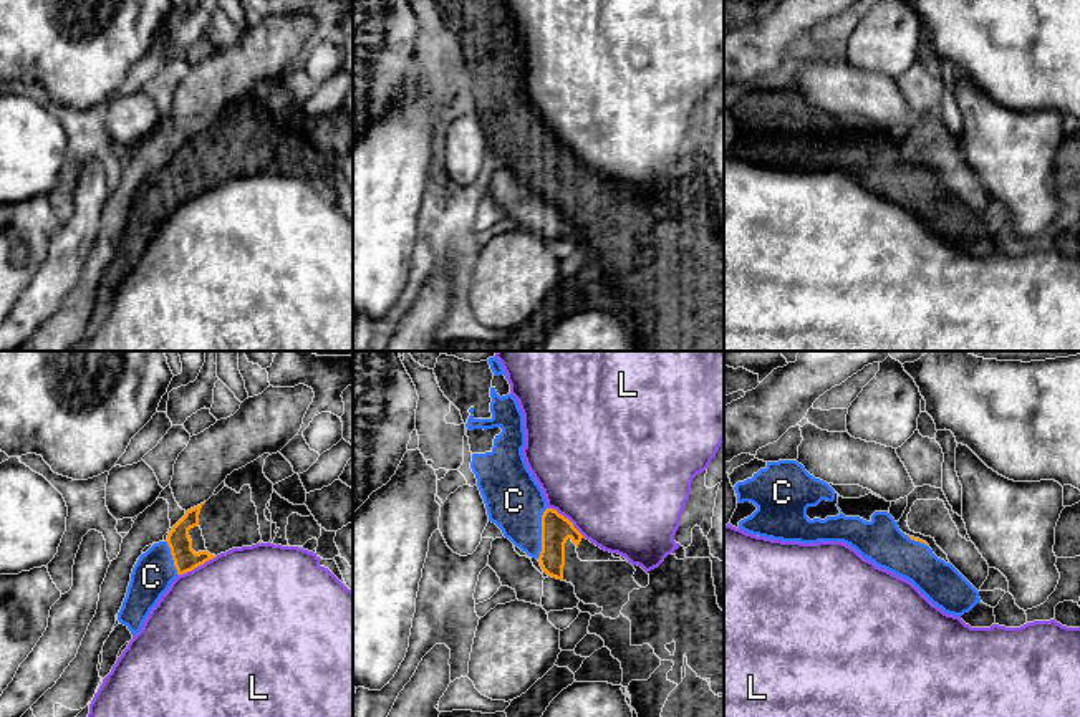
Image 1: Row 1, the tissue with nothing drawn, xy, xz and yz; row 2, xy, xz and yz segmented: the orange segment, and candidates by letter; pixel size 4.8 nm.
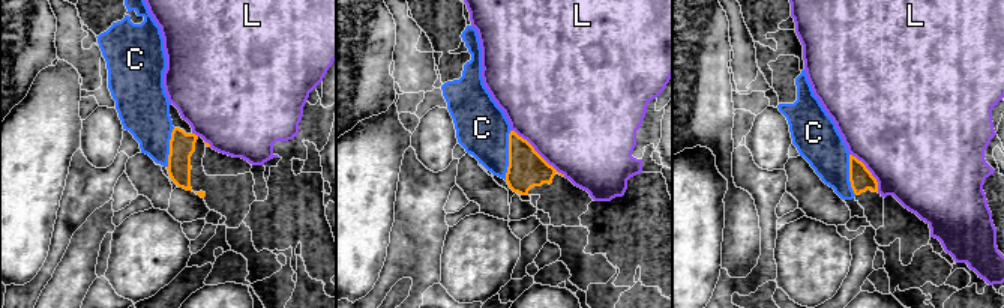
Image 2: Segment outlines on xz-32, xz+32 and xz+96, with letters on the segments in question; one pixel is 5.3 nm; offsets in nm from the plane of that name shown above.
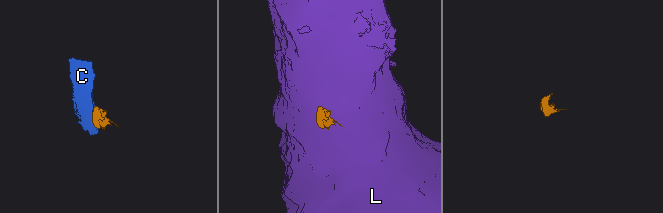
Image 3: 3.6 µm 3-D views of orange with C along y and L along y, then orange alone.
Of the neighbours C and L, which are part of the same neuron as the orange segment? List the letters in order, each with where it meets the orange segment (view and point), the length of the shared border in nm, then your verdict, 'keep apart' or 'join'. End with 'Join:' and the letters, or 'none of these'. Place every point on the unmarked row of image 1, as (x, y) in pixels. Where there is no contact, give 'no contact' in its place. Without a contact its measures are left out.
C: contact xz (542, 163); length 260 nm; join
L: contact xy (196, 196); length 220 nm; keep apart
Join: C

